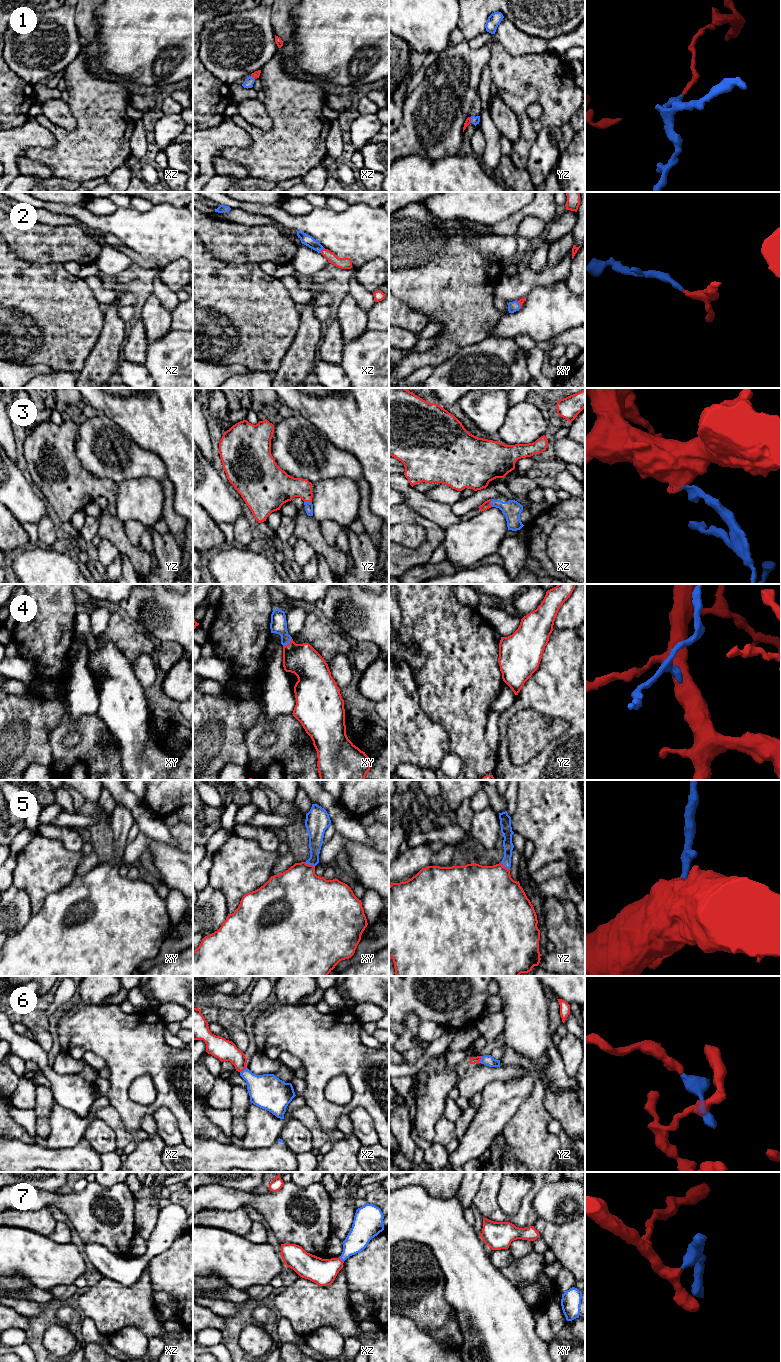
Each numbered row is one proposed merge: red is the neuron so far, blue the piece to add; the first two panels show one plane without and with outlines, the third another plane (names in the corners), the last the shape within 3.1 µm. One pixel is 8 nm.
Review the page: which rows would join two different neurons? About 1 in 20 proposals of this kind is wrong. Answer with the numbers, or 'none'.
none

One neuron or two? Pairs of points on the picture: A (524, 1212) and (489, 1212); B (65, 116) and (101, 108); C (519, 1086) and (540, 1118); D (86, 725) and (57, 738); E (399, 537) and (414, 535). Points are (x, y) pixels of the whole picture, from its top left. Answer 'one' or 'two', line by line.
A: one
B: two
C: two
D: one
E: one

